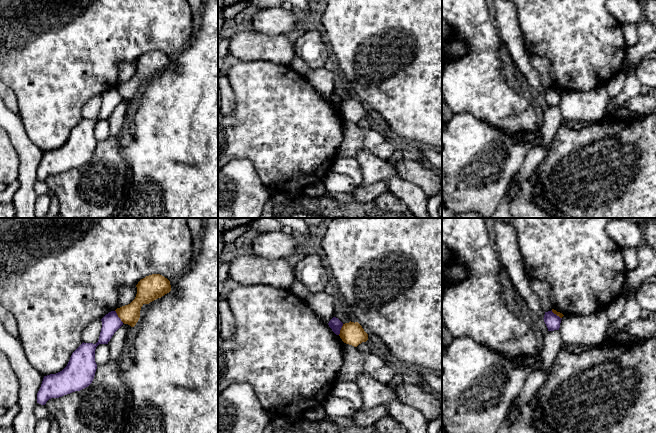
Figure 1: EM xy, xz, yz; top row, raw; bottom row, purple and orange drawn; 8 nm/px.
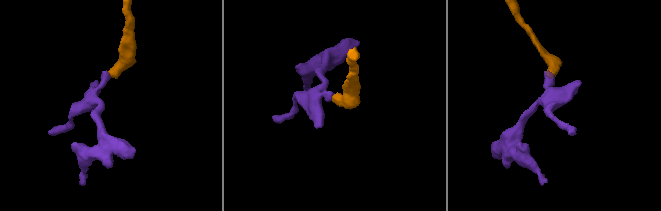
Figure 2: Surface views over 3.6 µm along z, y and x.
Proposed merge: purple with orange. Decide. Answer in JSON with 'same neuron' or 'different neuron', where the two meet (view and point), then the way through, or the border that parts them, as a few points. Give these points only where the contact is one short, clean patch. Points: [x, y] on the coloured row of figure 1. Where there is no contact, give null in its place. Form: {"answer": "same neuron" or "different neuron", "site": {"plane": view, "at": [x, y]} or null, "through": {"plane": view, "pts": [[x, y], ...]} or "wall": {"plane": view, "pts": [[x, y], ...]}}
{"answer": "different neuron", "site": {"plane": "xy", "at": [117, 316]}, "wall": {"plane": "xy", "pts": [[115, 310], [123, 322]]}}

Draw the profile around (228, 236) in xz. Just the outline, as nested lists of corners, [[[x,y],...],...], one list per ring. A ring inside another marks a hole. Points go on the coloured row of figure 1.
[[[246,225],[245,226],[238,226],[236,228],[233,228],[231,230],[227,230],[224,233],[222,233],[222,239],[225,244],[231,243],[231,242],[234,242],[237,238],[239,238],[246,231],[247,231]]]

